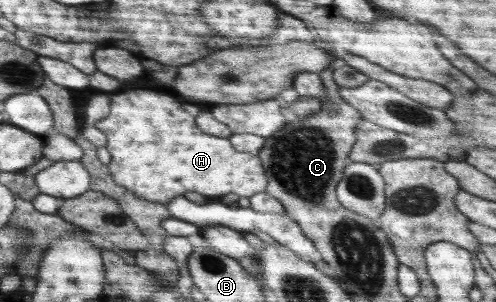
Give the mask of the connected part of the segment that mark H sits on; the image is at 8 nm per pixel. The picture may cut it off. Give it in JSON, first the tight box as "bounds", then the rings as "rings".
{"bounds":[95,90,266,205],"rings":[[[129,90],[123,94],[115,94],[111,96],[109,116],[97,122],[95,128],[106,134],[107,142],[104,147],[111,155],[108,167],[113,181],[139,198],[166,205],[174,198],[183,196],[185,192],[199,192],[212,200],[231,192],[249,198],[266,189],[265,169],[256,153],[239,152],[231,146],[228,138],[223,140],[201,132],[195,126],[193,116],[183,112],[181,102],[169,94],[161,94],[155,90]]]}

